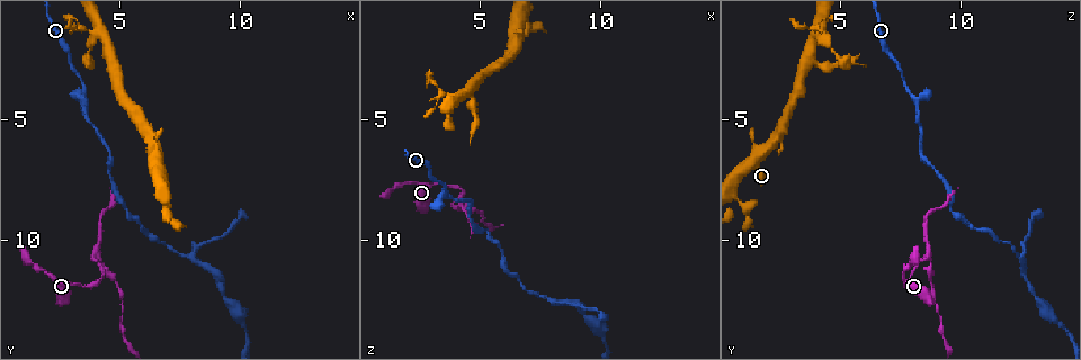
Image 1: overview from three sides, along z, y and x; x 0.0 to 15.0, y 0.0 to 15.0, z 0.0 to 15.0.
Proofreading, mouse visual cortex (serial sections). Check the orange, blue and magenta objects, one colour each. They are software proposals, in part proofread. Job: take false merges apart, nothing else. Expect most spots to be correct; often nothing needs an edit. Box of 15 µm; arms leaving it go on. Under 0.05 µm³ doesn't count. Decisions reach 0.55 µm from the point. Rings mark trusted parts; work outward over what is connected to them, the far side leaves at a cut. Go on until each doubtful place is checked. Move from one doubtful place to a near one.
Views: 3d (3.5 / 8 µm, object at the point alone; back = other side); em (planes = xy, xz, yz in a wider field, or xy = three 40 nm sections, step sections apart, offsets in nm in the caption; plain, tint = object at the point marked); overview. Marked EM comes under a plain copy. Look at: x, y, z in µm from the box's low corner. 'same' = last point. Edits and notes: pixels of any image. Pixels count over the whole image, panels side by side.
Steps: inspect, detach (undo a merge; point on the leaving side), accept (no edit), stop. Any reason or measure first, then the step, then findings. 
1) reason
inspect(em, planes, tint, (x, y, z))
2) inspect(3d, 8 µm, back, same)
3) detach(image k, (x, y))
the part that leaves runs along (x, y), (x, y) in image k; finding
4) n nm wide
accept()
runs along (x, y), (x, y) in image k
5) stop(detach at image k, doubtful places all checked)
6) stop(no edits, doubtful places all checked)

thick turns thin
inspect(3d, 3.5 µm, (3.5, 1.1, 4.0))

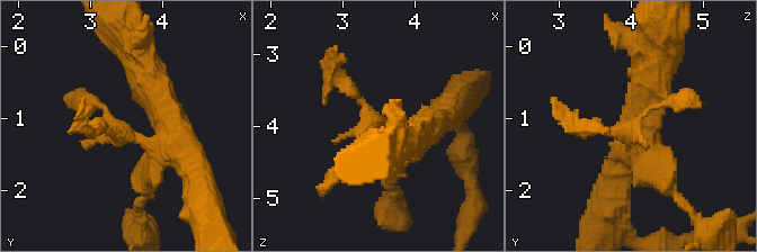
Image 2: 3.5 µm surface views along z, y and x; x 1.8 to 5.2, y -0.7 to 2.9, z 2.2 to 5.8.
shape alone is not enough
inspect(em, xy, step 3, tint, (3.45, 1.20, 3.90))

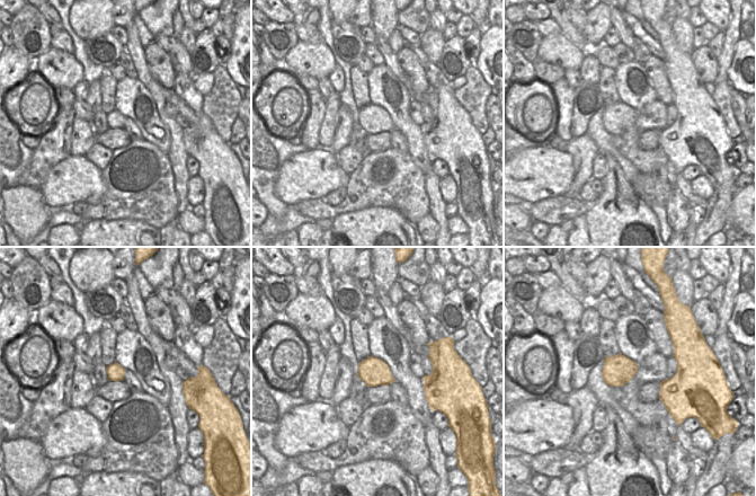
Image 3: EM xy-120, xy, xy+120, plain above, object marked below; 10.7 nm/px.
accept()
runs along (439, 118), (370, 122), (335, 173) in image 2; all the same cell

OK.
two arms in line, one across
inspect(3d, 3.5 µm, (3.4, 4.1, 8.1))

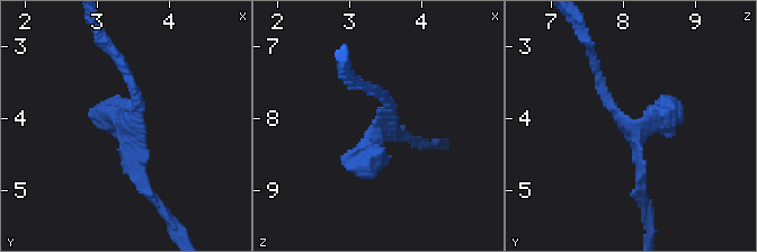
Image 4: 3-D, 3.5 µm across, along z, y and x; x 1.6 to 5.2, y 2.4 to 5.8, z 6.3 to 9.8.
3 arms; arms of 150, 150, 300 nm; shape alone is not enough
inspect(em, planes, tint, (3.50, 4.05, 7.95))

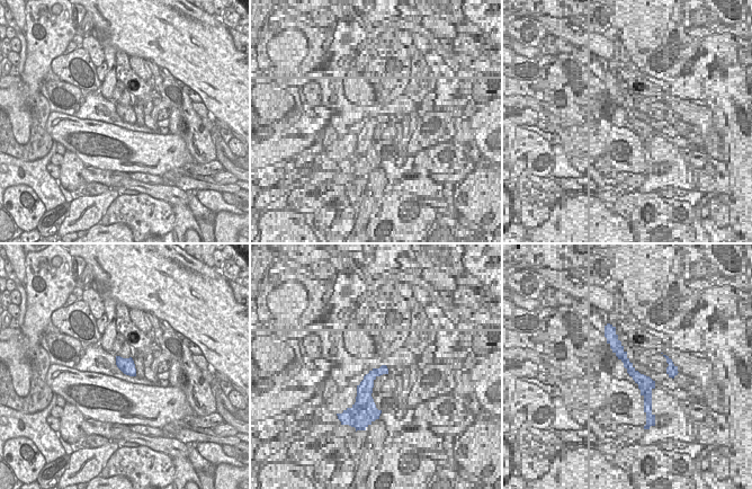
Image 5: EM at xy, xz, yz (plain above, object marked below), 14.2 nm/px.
accept()
one cell here

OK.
three arms meet
inspect(3d, 8 µm, (4.0, 10.7, 8.6))

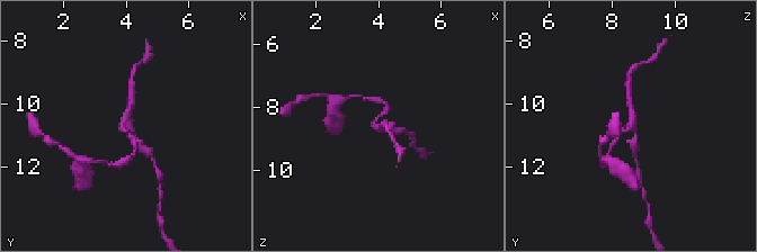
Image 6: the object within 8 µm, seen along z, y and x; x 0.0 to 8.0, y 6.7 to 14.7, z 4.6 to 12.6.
3 arms; arms of 150, 150, 200 nm
inspect(em, xy, step 5, tint, (3.9, 10.6, 8.7))

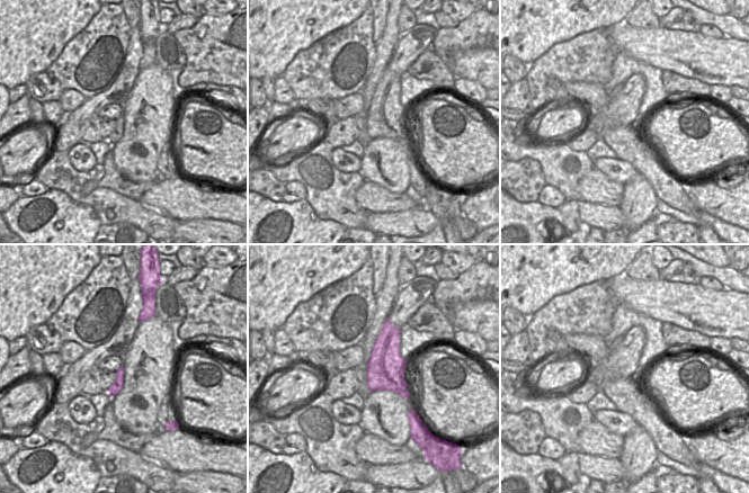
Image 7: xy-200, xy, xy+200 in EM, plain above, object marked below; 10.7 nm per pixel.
accept()
continuous, no second cell

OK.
a fork
inspect(3d, 3.5 µm, (7.9, 10.7, 12.4))

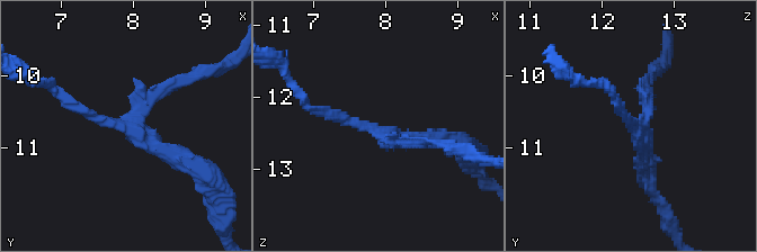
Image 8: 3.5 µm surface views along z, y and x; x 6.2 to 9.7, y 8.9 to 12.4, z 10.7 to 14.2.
accept()
runs along (67, 100), (192, 162) in image 8; one cell here

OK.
stop(no edits, doubtful places all checked)

